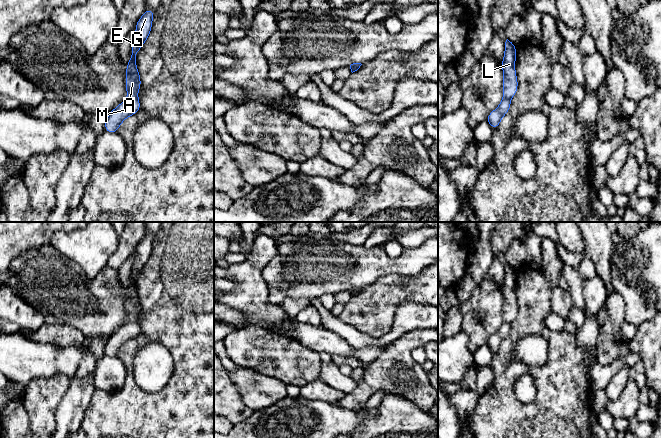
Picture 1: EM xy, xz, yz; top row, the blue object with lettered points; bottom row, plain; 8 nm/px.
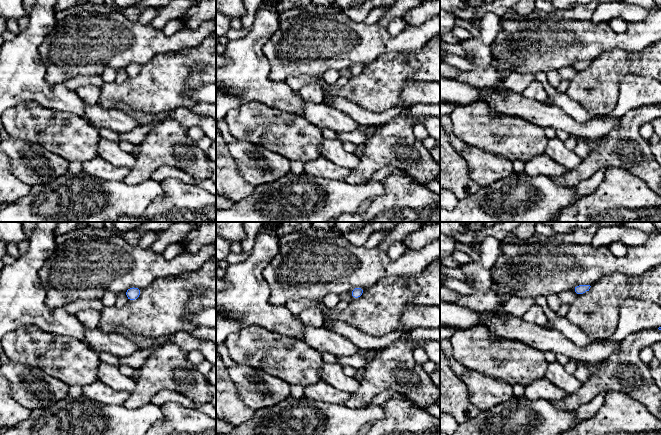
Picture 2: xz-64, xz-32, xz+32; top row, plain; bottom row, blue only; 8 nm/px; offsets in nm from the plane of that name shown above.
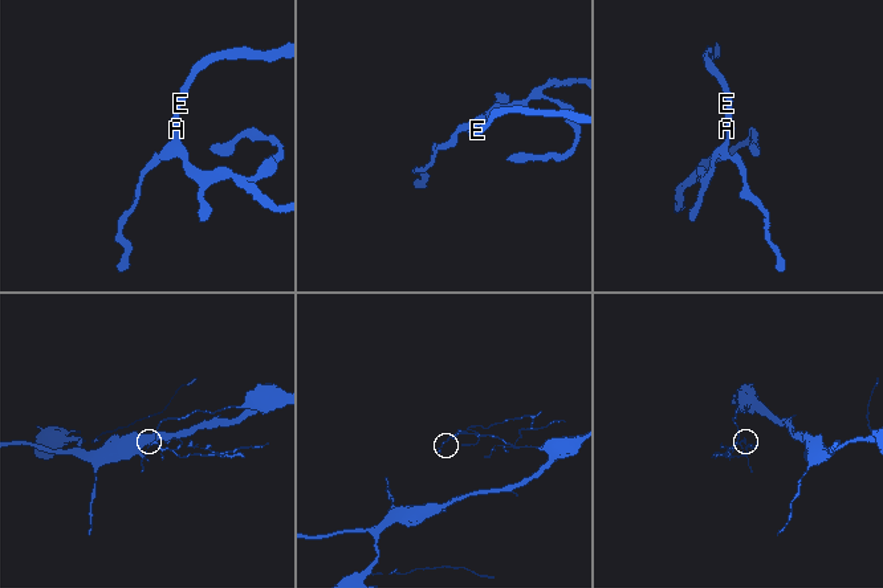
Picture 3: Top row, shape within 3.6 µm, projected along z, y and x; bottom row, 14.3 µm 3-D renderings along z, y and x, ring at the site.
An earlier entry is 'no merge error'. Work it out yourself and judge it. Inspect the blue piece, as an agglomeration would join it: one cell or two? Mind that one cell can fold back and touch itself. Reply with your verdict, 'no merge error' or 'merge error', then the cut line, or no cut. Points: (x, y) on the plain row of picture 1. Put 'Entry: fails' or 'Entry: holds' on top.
Entry: fails
merge error; cut in xy along (128, 321), (137, 322)

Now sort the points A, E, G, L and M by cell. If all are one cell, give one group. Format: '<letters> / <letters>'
A E G L / M

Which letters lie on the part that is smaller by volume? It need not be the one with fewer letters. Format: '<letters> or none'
M

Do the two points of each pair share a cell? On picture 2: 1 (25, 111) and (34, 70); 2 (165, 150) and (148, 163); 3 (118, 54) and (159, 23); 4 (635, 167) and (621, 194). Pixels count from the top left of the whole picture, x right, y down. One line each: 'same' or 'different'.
1: different
2: same
3: different
4: different

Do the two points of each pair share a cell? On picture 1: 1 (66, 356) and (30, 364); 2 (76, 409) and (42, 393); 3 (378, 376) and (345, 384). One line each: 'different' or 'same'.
1: same
2: different
3: different

